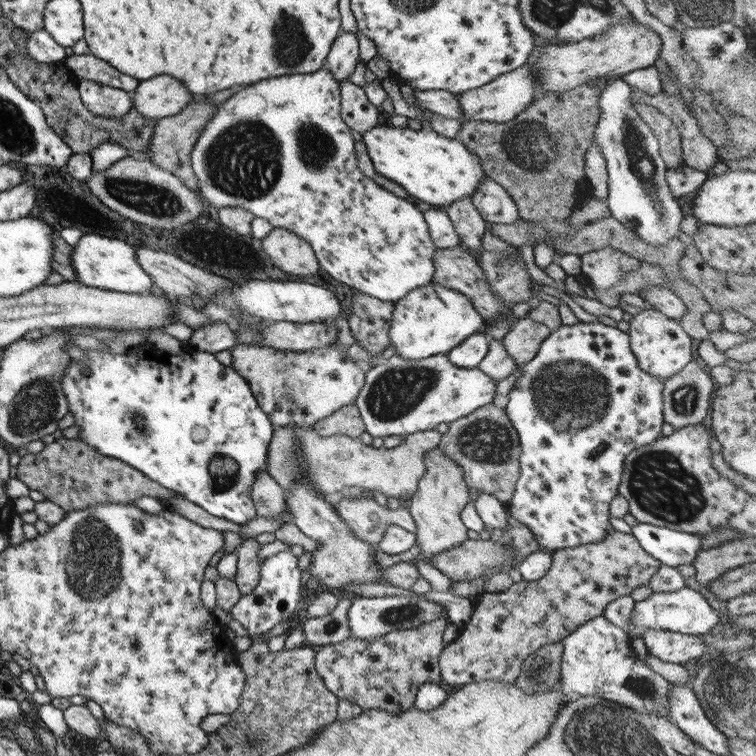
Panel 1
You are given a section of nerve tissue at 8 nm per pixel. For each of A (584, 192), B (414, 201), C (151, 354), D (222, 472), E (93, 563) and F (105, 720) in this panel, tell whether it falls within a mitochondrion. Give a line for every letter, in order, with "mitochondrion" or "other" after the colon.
A: other
B: other
C: other
D: mitochondrion
E: mitochondrion
F: other

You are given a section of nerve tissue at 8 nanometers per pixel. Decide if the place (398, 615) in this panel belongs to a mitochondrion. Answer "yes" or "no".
yes

